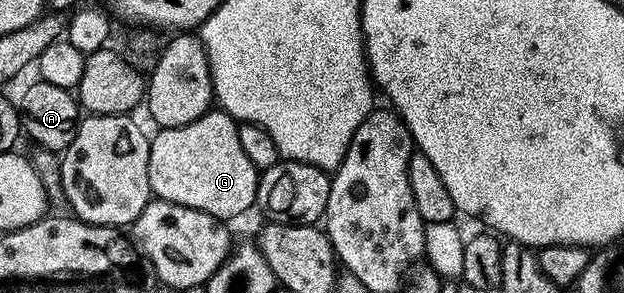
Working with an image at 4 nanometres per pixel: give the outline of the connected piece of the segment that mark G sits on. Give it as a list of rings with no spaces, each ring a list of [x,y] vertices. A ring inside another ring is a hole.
[[[211,108],[204,116],[192,120],[192,124],[167,130],[159,129],[157,133],[158,135],[150,138],[148,156],[148,180],[155,199],[196,208],[223,220],[231,220],[230,218],[236,217],[237,214],[244,213],[249,206],[255,205],[260,171],[252,164],[252,160],[248,160],[248,156],[244,156],[244,148],[240,148],[238,122],[225,110]]]

